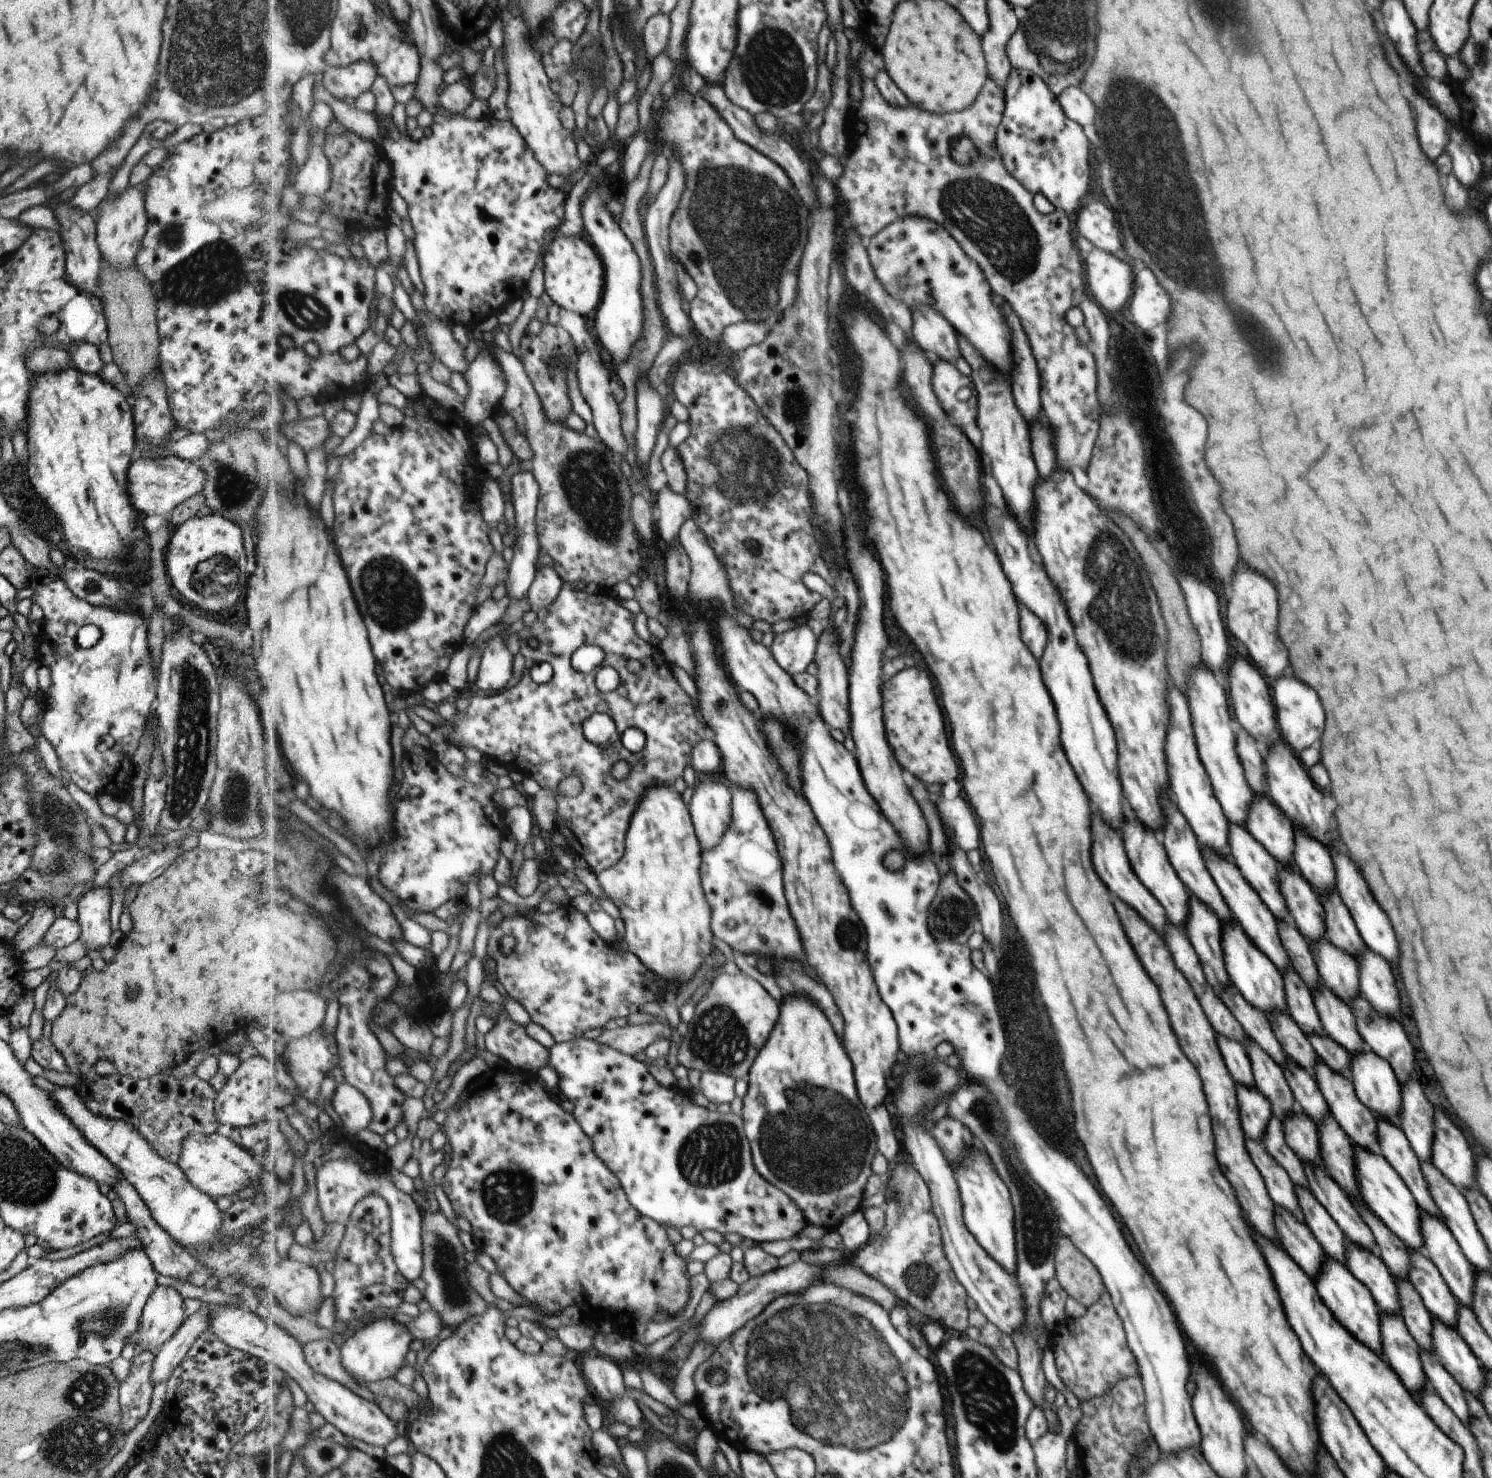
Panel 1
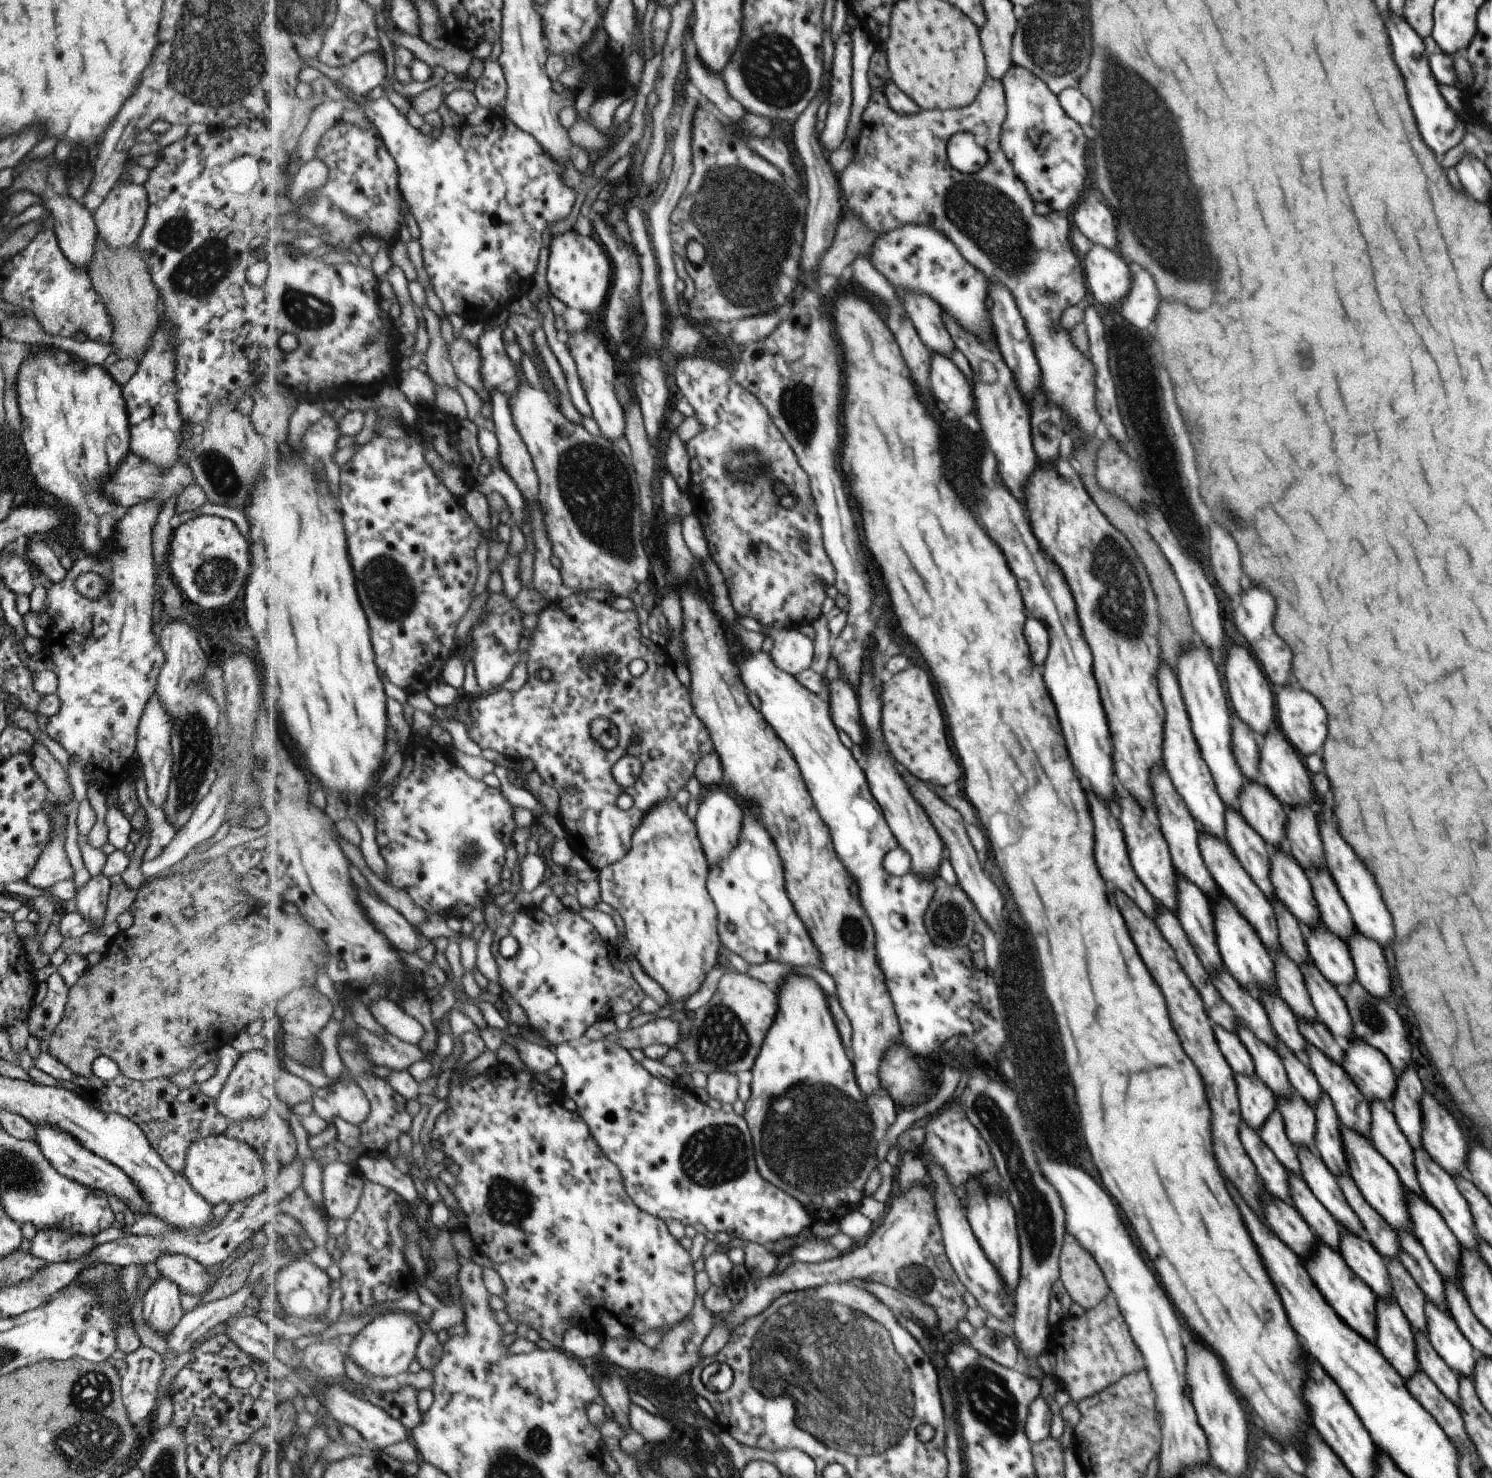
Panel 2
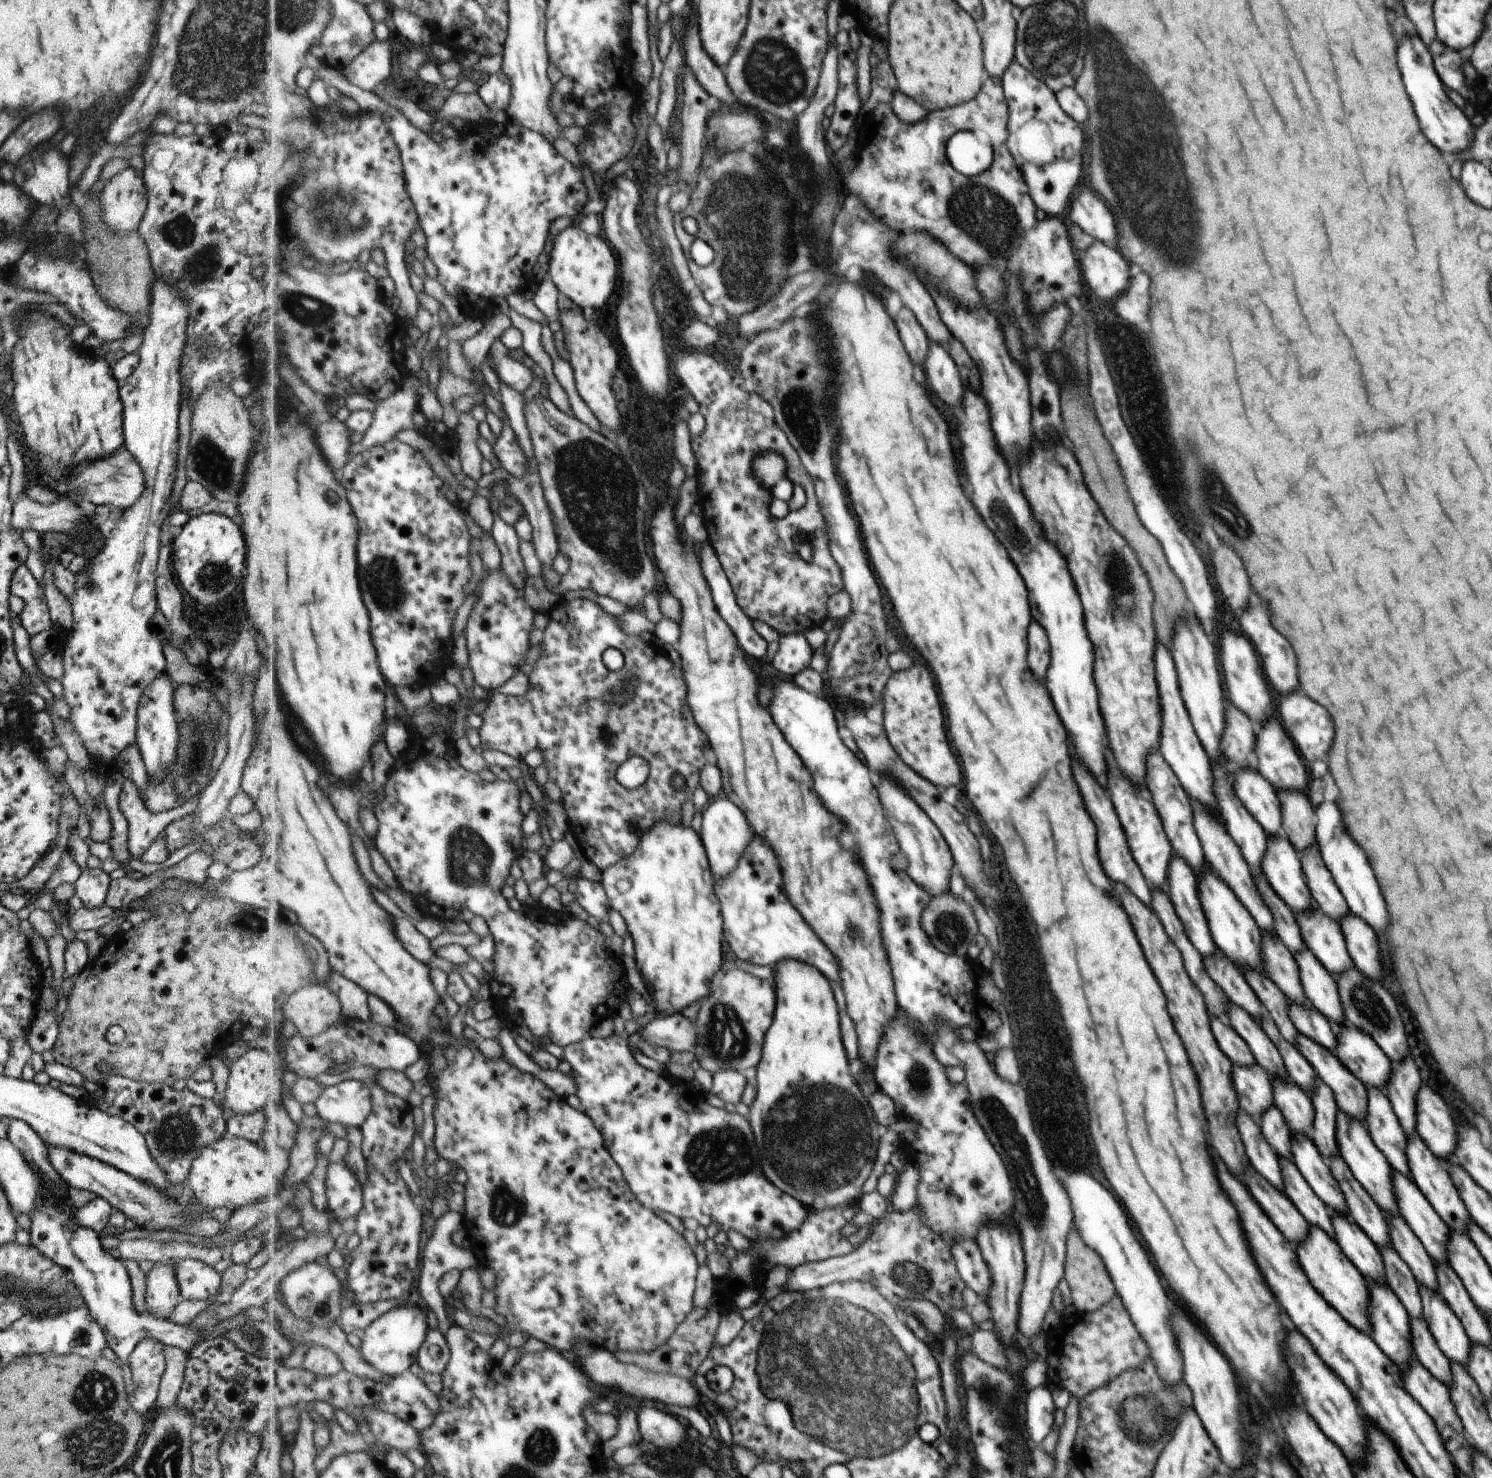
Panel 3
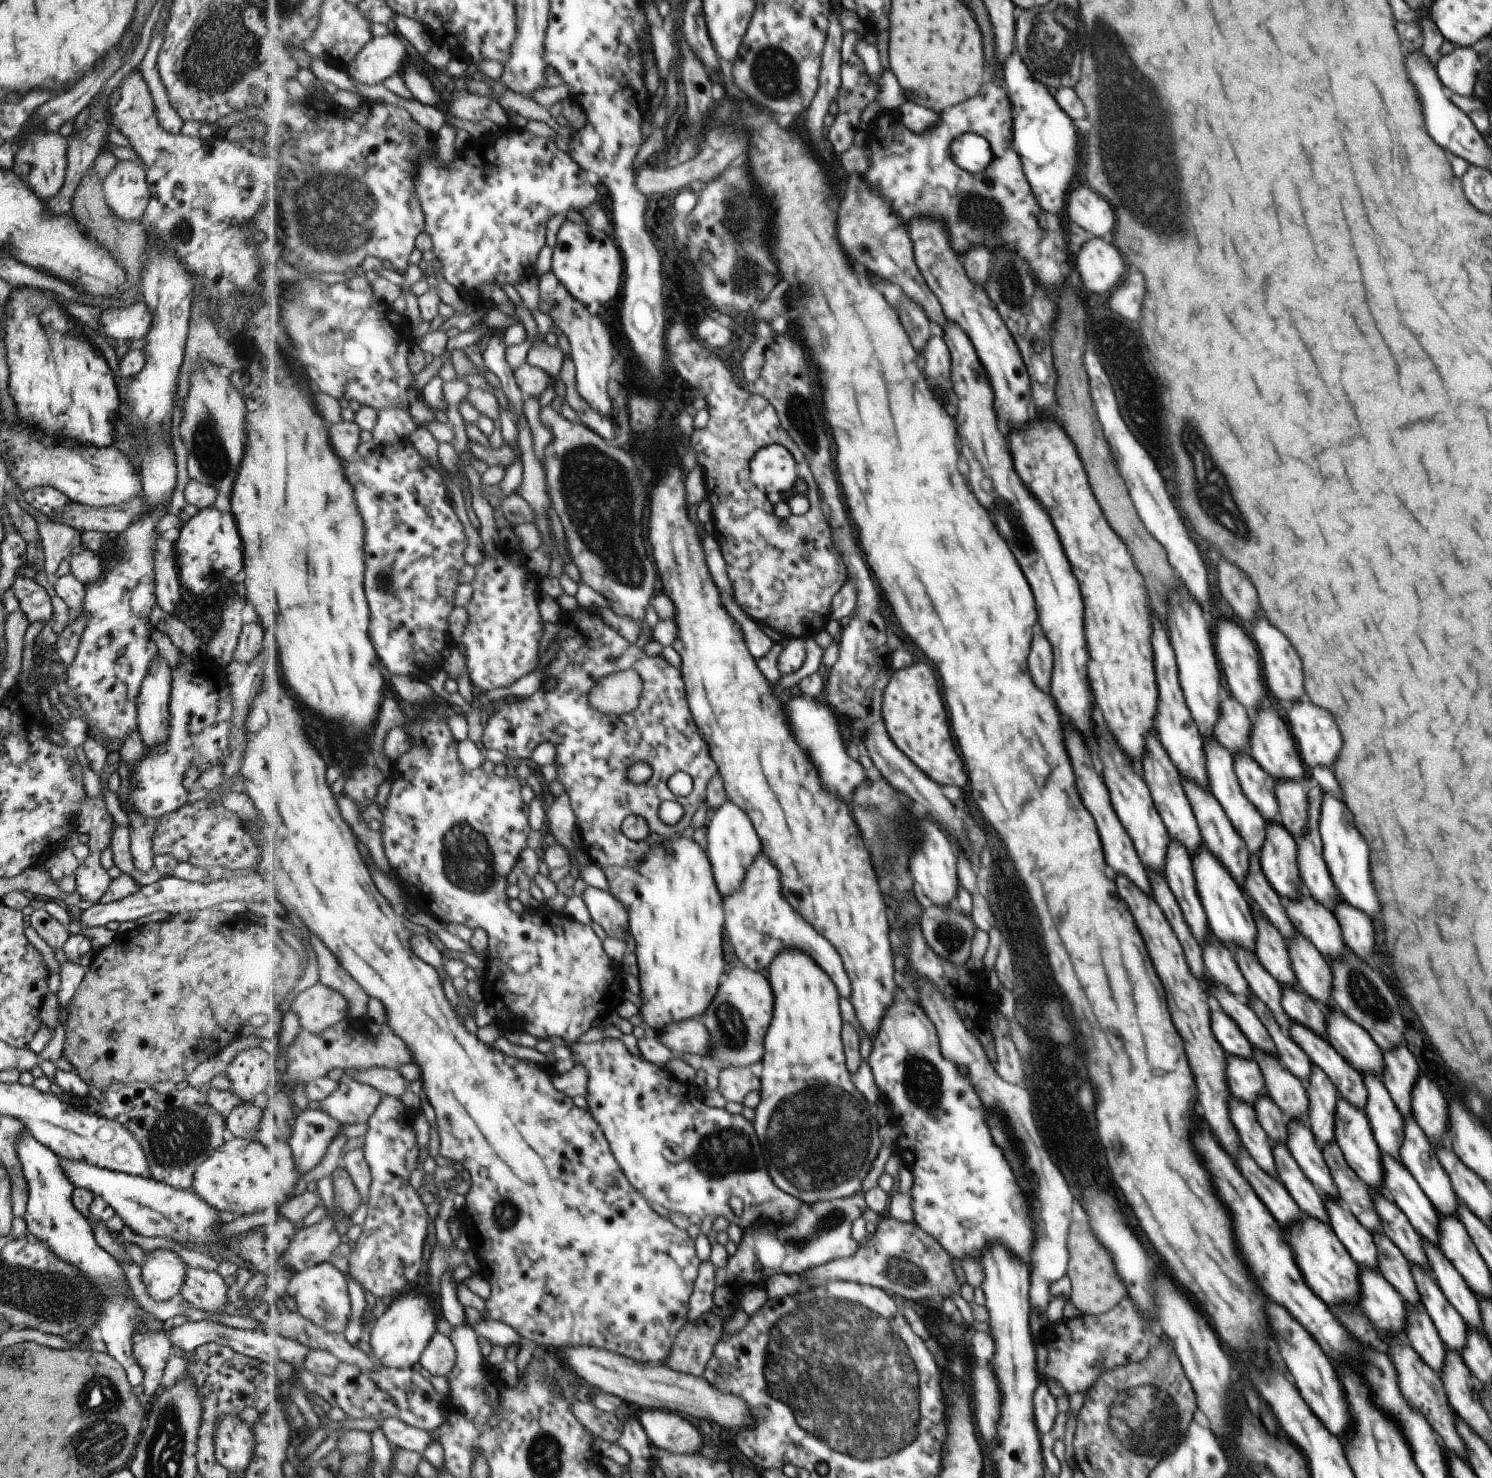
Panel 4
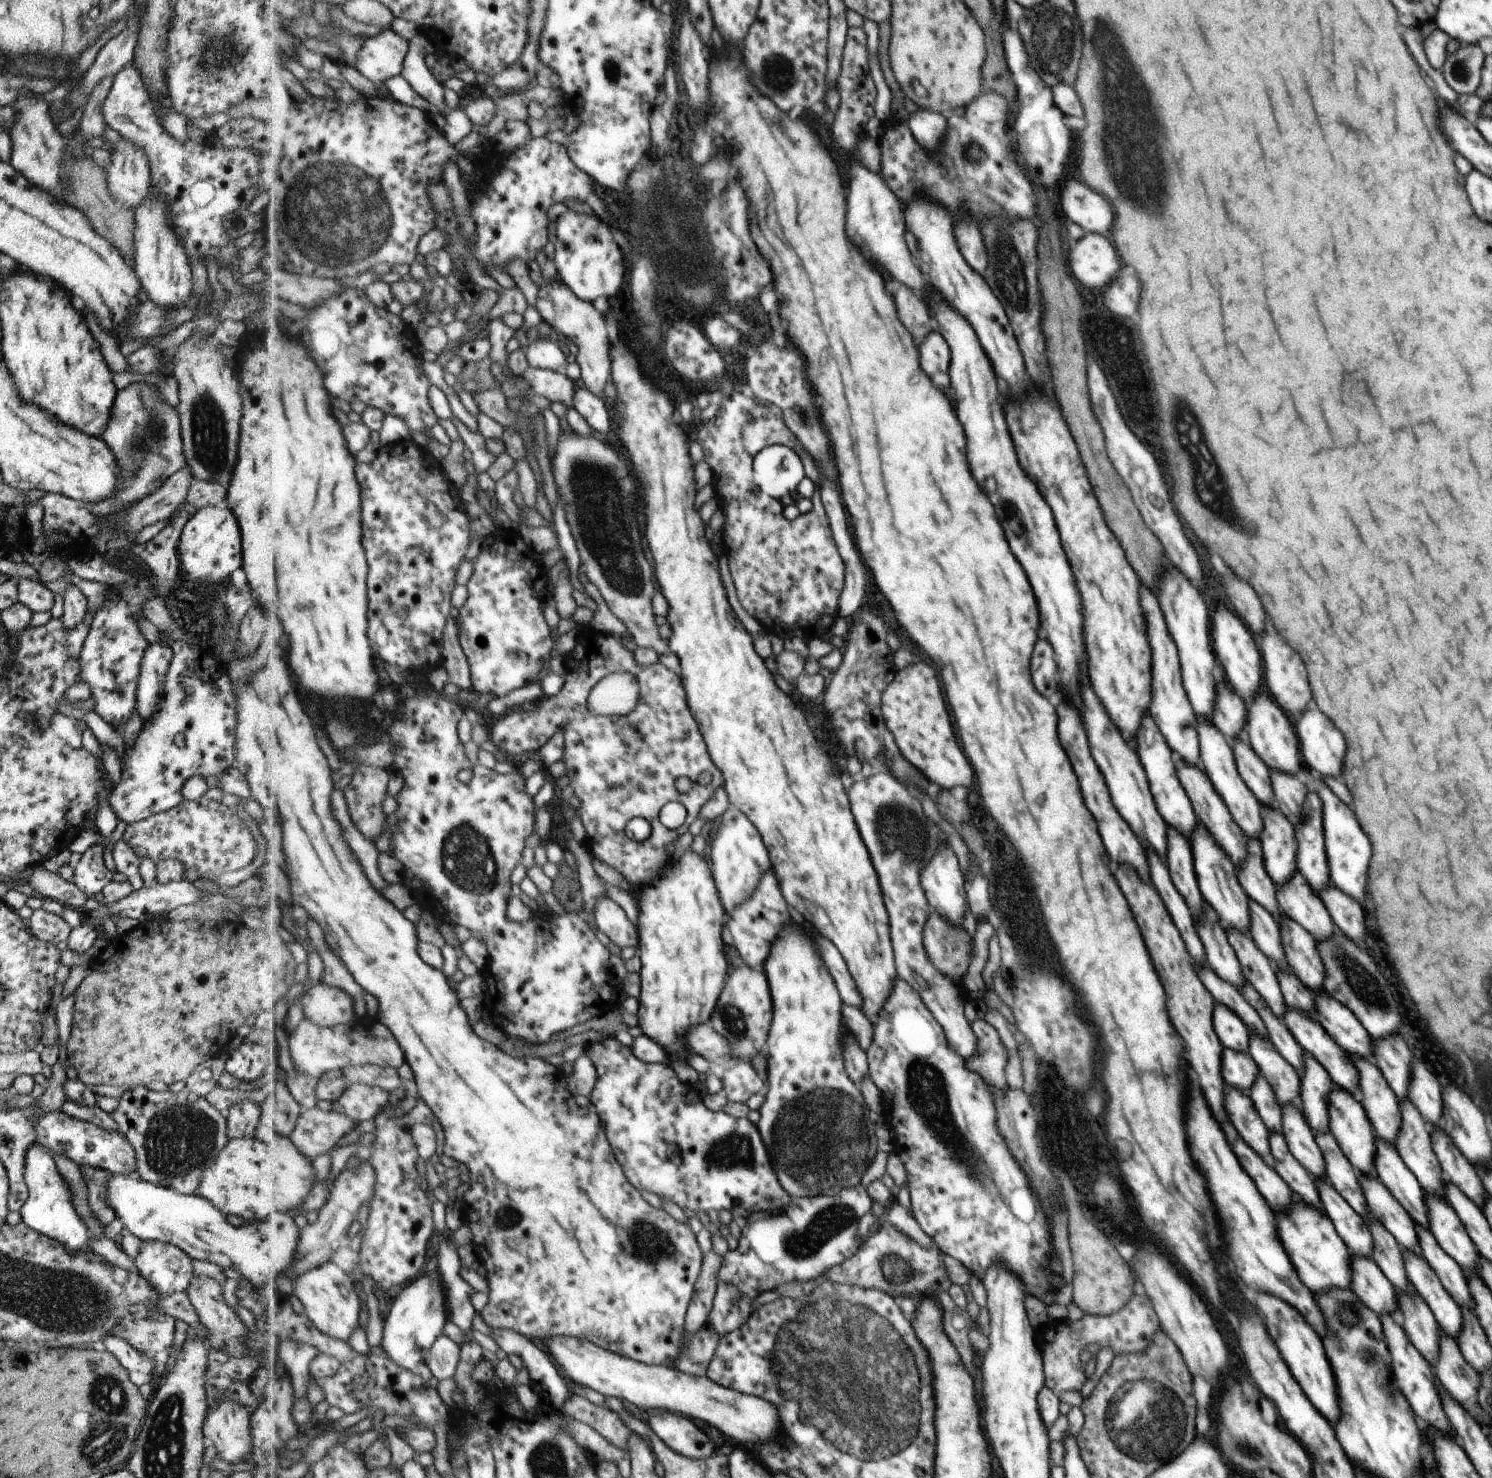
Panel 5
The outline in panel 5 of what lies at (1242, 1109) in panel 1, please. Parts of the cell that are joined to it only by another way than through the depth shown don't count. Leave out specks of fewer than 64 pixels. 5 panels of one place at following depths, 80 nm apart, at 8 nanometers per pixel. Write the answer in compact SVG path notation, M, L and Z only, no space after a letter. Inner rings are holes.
M1227 1049L1222 1054L1222 1075L1230 1087L1247 1093L1259 1074L1250 1054Z

